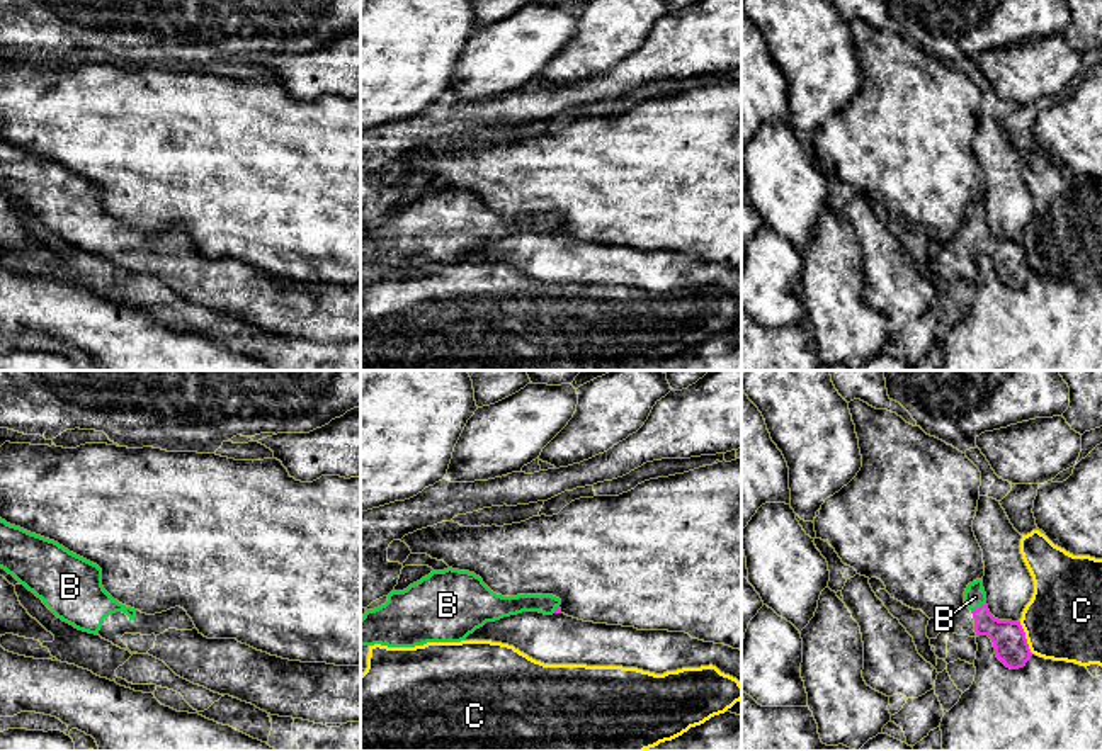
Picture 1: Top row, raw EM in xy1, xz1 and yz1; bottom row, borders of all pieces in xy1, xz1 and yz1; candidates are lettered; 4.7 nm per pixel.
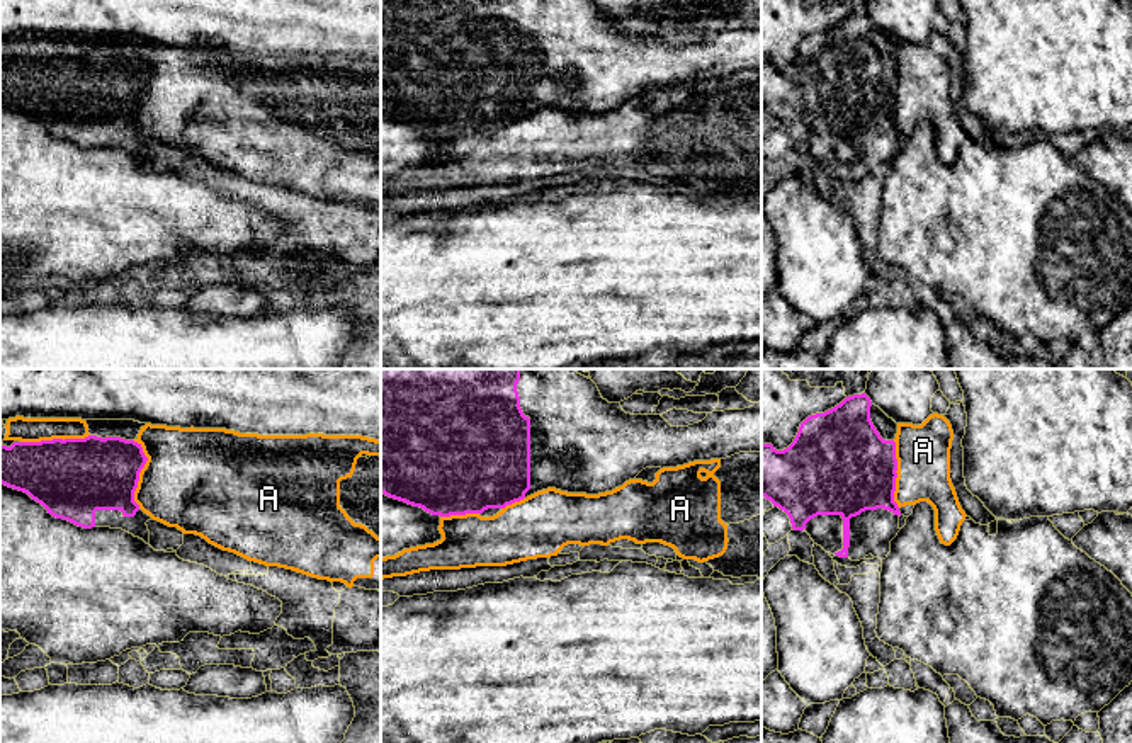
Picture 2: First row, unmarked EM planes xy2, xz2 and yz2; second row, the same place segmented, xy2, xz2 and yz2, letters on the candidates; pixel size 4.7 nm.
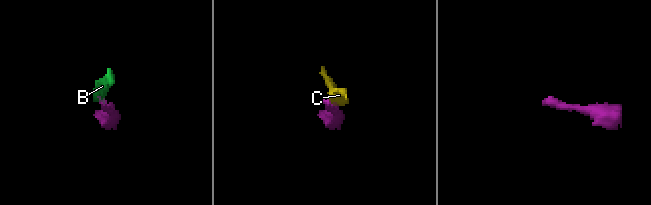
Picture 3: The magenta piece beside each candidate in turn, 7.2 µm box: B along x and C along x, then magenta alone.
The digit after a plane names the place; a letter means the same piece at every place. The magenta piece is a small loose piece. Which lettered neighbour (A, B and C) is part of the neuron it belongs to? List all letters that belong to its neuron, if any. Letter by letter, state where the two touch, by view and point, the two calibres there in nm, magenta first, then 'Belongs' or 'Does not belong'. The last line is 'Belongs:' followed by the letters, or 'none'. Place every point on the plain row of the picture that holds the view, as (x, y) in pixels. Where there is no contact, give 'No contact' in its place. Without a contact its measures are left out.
A: Touches magenta at xy2 (140, 90). Thickness 340 nm (magenta) against 460 nm. Does not belong
B: Touches magenta at yz1 (980, 226). Thickness 160 nm (magenta) against 100 nm. Belongs
C: Touches magenta at yz1 (1024, 257). Thickness 160 nm (magenta) against 360 nm. Does not belong
Belongs: B

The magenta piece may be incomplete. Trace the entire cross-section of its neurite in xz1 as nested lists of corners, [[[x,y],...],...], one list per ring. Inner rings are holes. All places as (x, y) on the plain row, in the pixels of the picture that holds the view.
[[[447,187],[432,190],[403,211],[391,211],[384,224],[366,229],[361,238],[361,265],[415,267],[427,262],[461,262],[486,241],[522,231],[561,233],[560,224],[561,219],[553,214],[502,216],[474,192]]]

